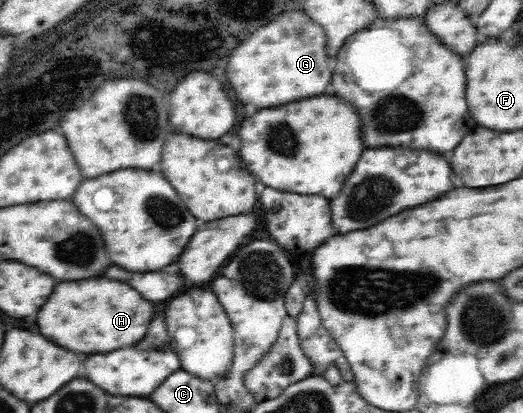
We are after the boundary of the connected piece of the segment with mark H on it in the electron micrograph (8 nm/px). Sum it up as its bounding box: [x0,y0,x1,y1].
[36,279,154,353]

